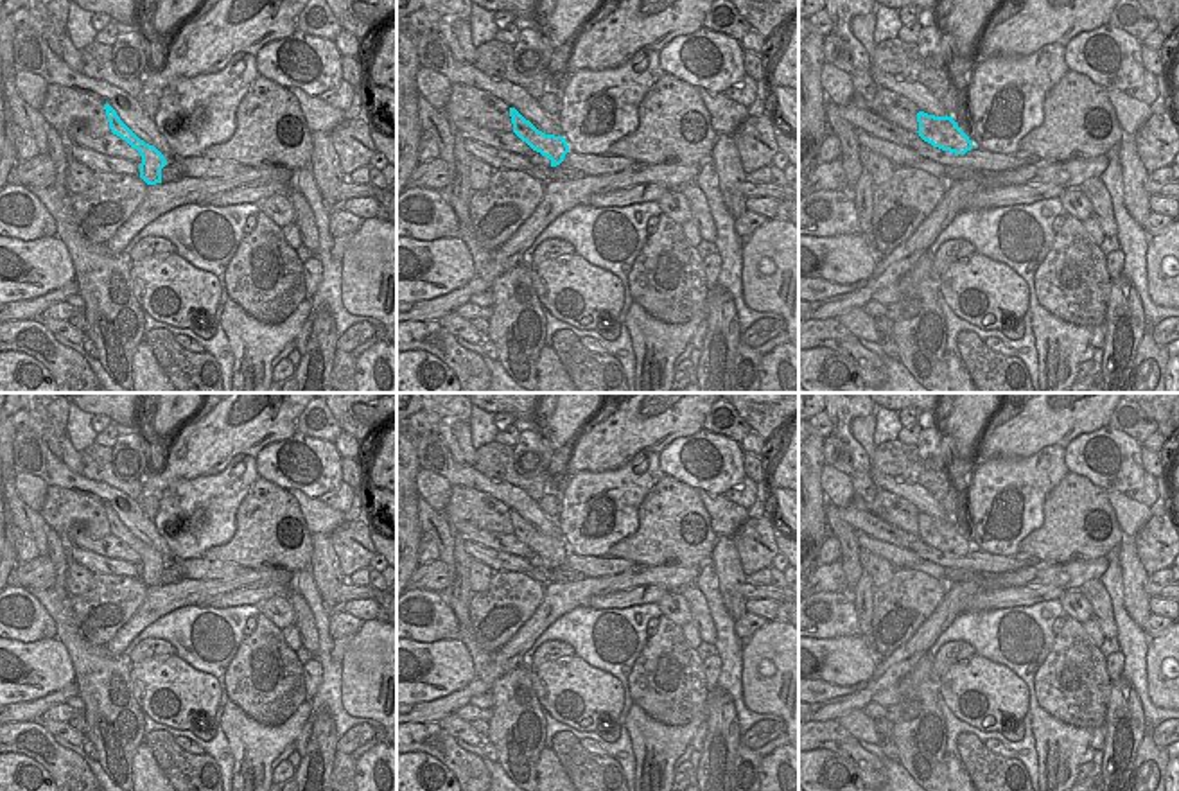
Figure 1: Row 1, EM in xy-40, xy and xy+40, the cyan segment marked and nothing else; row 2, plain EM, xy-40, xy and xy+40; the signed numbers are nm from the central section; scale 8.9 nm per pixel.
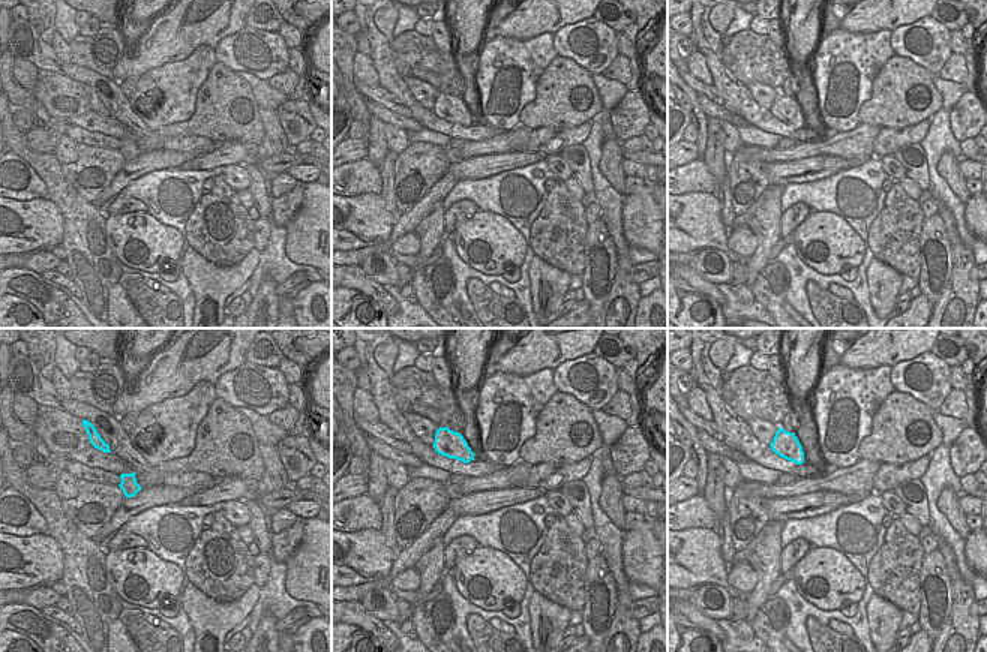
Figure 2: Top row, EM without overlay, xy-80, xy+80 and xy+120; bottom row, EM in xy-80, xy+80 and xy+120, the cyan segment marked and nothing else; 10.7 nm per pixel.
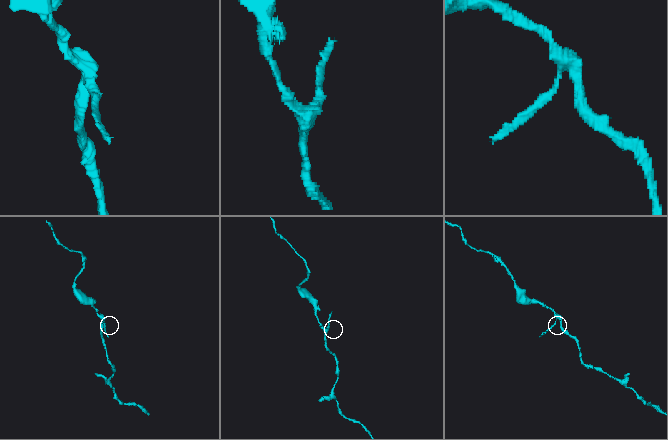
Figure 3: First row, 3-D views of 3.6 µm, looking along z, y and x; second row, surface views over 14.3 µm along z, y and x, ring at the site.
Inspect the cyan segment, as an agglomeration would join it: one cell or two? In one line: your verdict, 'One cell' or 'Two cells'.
One cell.

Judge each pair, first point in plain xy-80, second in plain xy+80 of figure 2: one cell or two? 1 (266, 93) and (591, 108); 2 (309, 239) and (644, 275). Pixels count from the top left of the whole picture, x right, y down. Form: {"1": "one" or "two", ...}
{"1": "two", "2": "two"}

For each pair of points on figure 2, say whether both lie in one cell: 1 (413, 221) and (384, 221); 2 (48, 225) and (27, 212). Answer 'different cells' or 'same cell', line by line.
1: different cells
2: same cell

